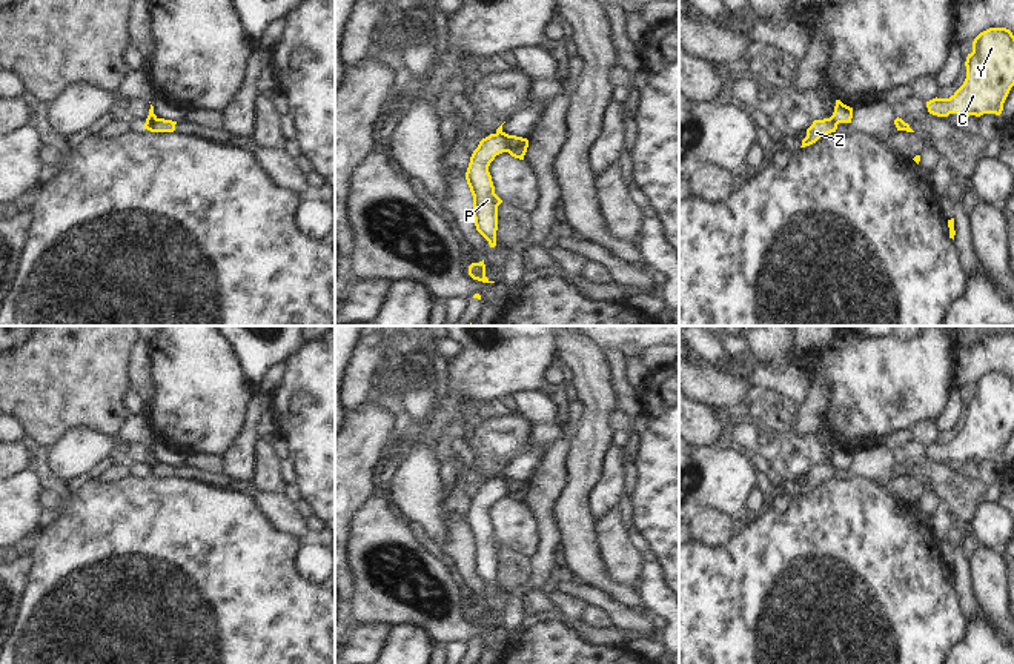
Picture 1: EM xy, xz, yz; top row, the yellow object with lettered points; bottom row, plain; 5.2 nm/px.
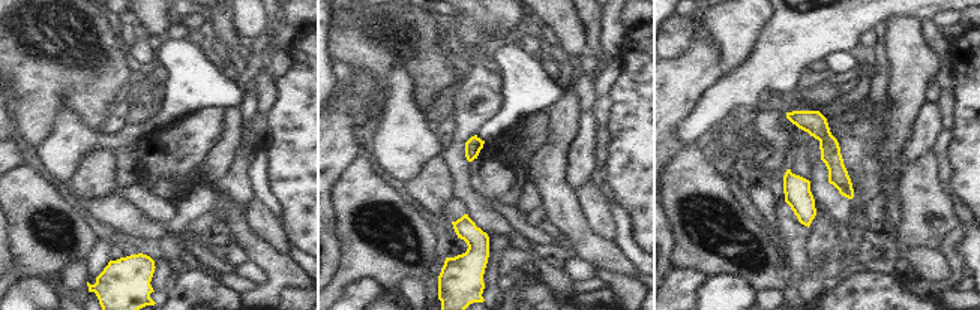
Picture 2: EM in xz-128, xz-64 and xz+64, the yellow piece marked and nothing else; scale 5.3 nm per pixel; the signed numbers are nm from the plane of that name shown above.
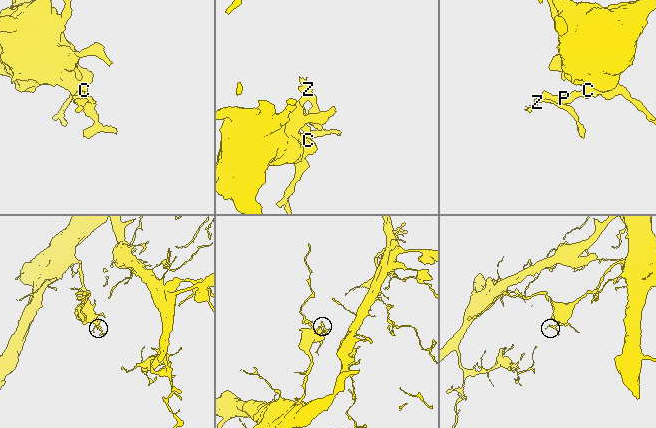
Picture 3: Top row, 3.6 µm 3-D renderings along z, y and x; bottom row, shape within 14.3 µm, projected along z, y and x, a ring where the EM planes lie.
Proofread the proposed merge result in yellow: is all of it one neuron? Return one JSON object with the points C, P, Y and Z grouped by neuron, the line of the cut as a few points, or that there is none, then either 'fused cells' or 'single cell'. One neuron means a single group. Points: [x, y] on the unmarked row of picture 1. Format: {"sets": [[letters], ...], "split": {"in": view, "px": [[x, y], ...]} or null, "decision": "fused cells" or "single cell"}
{"sets": [["C", "P", "Y"], ["Z"]], "split": {"in": "xz", "px": [[497, 477], [504, 484], [506, 495]]}, "decision": "fused cells"}

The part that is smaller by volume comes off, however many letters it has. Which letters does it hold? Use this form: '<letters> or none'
Z

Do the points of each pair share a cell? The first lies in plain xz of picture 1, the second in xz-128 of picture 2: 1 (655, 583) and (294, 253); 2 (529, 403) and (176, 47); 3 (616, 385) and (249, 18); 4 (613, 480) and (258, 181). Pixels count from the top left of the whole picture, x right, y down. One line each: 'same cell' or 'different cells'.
1: same cell
2: same cell
3: same cell
4: different cells

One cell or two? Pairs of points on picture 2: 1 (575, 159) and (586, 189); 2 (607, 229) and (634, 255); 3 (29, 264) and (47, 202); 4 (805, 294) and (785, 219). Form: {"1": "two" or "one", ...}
{"1": "two", "2": "two", "3": "one", "4": "two"}

